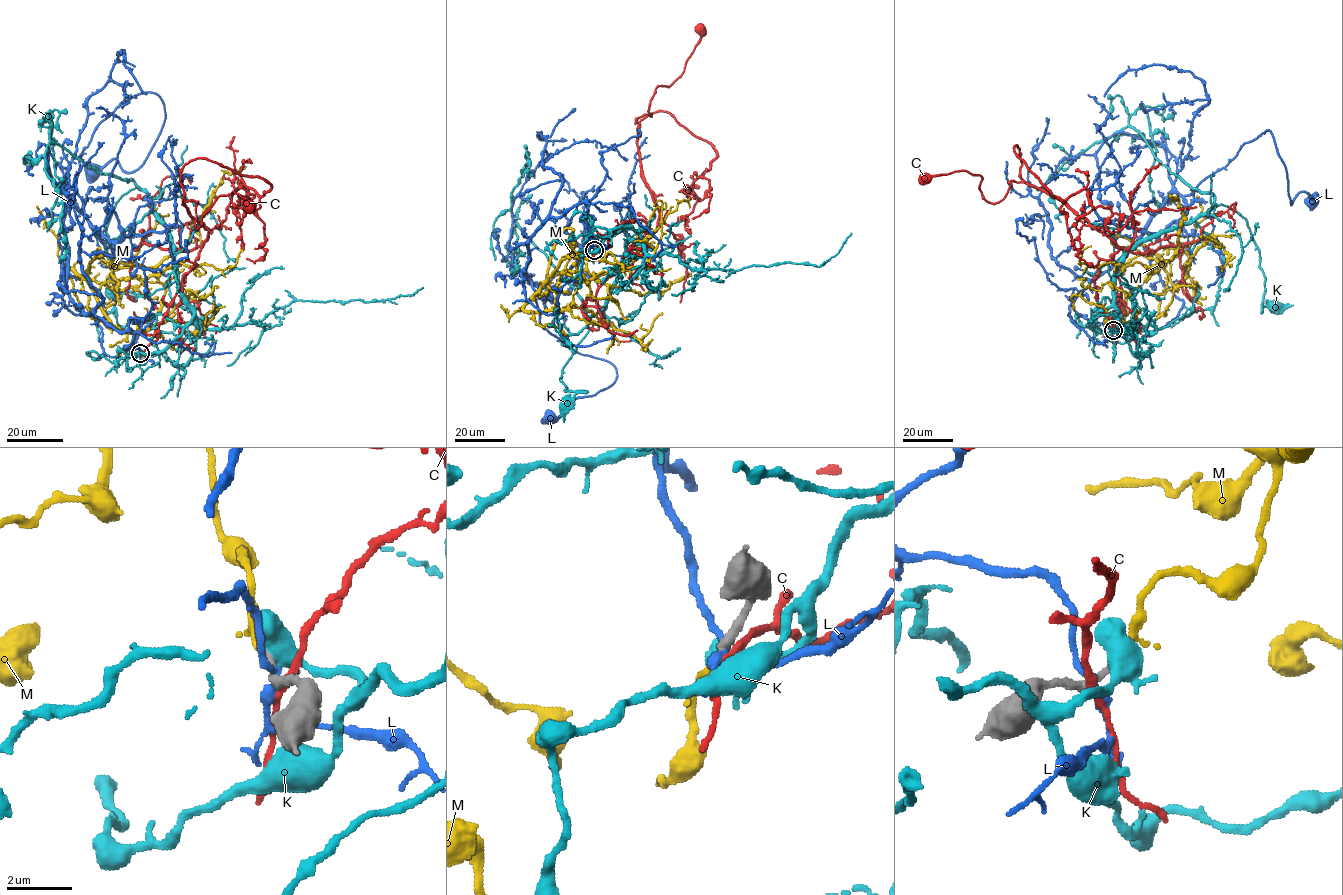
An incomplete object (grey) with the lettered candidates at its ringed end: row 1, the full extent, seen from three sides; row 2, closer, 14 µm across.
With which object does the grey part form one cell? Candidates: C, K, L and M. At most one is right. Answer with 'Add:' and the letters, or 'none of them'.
Add: M

